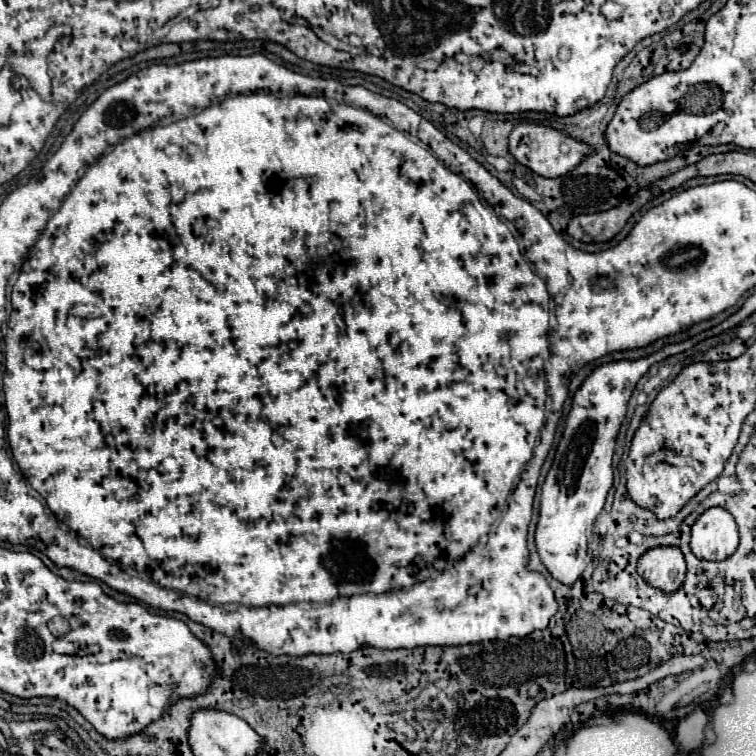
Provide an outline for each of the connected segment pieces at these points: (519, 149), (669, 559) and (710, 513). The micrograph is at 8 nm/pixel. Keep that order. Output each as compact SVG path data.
M519 123L513 127L509 135L509 151L511 155L531 171L543 177L561 177L573 171L587 155L591 155L591 147L583 141L577 141L553 127L545 127L539 123Z
M653 547L641 555L637 571L653 587L671 593L685 579L685 557L677 547Z
M723 507L703 511L691 527L691 551L701 559L727 559L733 555L737 545L737 523L733 515Z

